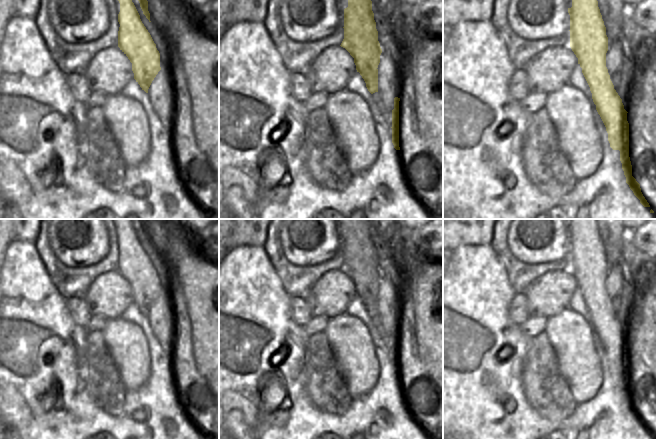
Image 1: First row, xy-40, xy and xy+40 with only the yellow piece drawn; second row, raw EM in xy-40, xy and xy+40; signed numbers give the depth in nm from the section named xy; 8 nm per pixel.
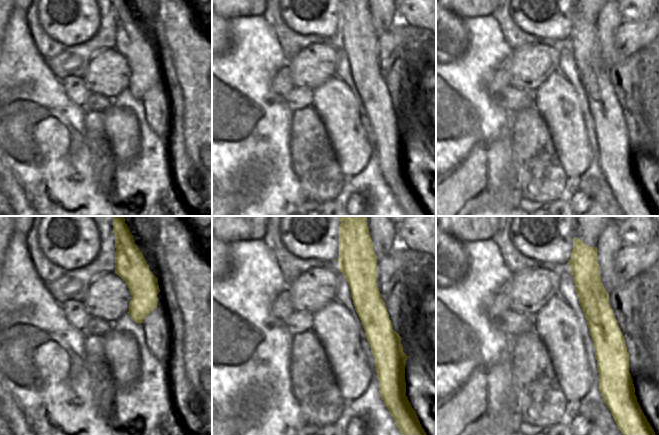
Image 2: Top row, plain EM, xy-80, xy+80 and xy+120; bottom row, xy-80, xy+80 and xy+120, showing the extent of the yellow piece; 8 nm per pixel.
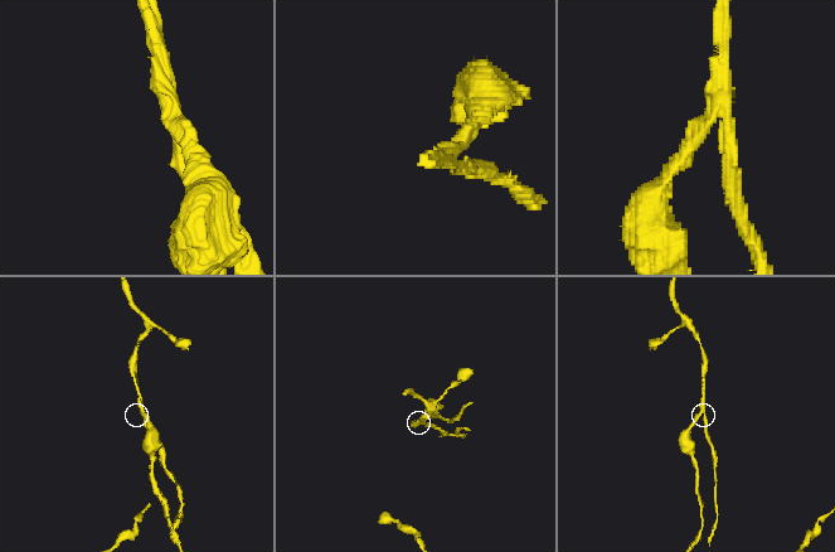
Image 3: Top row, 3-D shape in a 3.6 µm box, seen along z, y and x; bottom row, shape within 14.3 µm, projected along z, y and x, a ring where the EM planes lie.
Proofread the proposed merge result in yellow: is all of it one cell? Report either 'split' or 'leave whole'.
split

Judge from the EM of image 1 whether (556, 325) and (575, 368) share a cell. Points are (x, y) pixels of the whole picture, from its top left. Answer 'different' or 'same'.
same

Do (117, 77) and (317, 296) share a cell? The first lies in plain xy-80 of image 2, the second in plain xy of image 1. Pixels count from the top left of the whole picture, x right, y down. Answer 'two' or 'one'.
one

